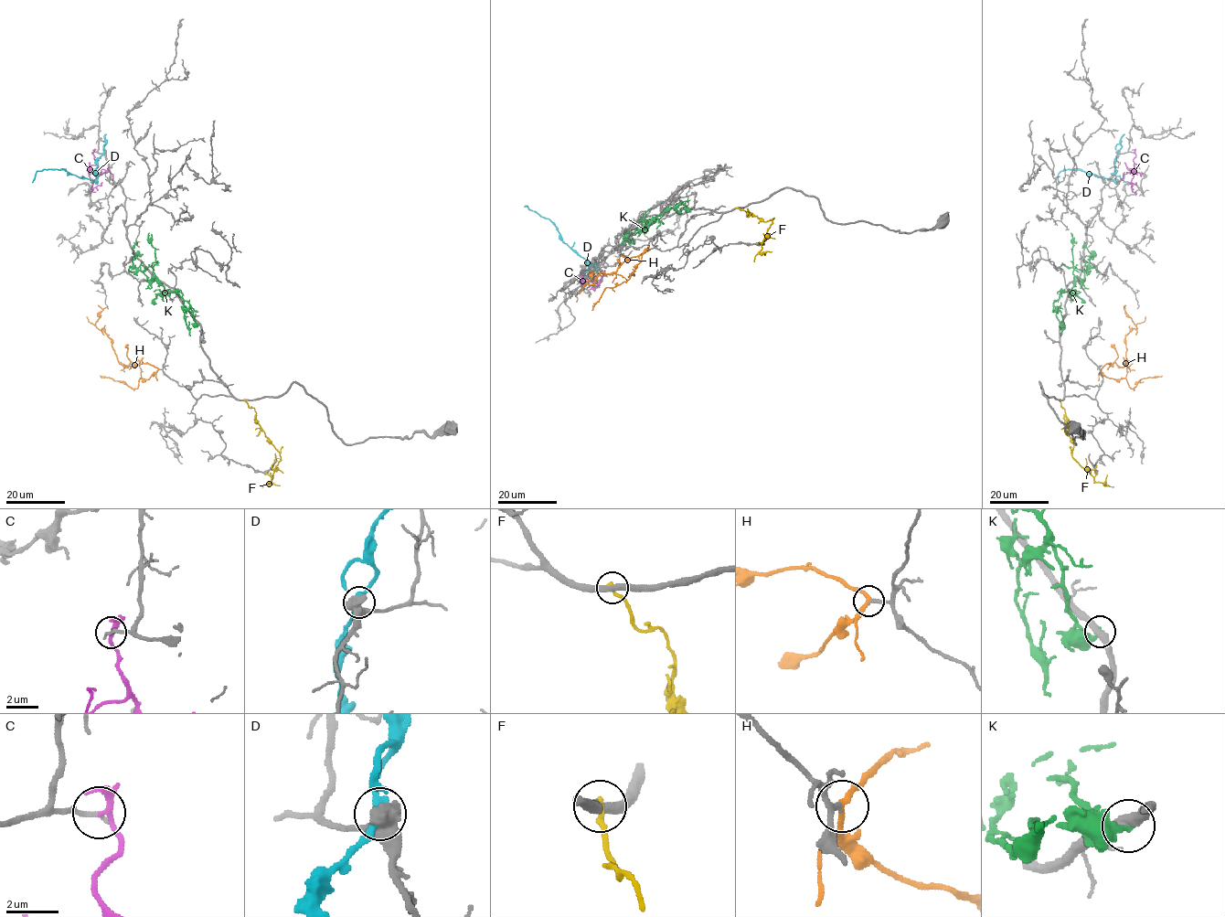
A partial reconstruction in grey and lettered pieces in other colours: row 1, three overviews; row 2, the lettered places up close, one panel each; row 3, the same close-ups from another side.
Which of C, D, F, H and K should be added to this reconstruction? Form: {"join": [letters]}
{"join": ["H"]}

